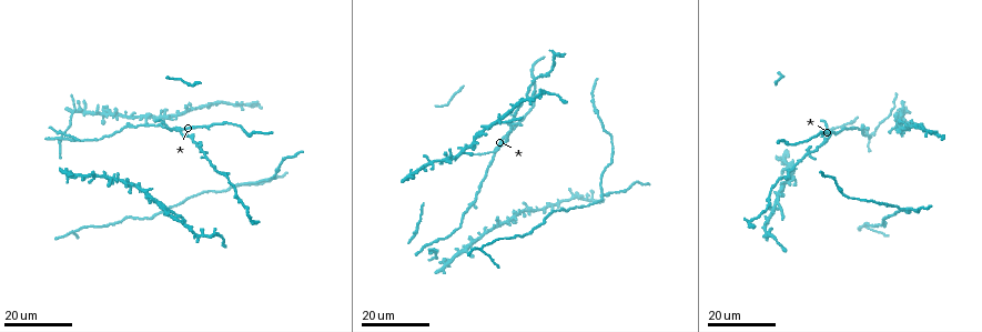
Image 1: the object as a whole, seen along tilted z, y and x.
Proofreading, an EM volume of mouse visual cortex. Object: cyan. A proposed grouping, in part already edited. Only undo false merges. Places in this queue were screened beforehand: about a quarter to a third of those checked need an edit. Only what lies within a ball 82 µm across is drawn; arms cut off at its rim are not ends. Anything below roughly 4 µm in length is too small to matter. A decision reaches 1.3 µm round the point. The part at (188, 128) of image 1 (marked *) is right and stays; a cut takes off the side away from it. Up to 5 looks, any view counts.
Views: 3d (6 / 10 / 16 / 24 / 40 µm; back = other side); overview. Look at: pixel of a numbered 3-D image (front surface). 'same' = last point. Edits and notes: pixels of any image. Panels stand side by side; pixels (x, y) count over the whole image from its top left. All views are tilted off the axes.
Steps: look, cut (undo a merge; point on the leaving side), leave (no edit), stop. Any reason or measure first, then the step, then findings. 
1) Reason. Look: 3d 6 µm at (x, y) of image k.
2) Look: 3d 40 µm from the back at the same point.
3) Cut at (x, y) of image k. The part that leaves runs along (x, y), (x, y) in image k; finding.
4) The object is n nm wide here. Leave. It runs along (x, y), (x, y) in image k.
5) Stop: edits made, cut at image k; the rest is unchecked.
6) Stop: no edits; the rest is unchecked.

Side arm on a straight run. Look: 3d 16 µm at (182, 132) of image 1.

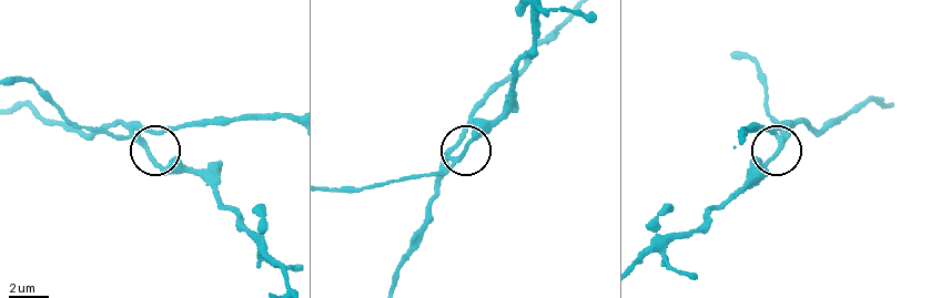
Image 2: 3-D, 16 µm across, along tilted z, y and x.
Zoom in. Look: 3d 6 µm at (454, 161) of image 2.

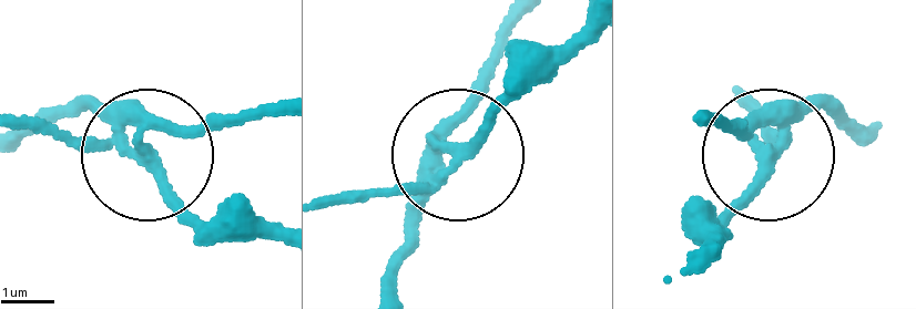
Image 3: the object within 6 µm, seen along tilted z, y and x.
Other side. Look: 3d 6 µm from the back at (769, 161) of image 3.

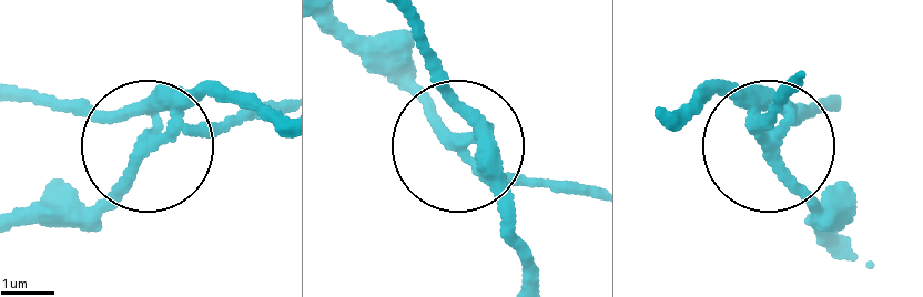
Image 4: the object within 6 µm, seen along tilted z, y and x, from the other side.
3 arms meet here. Cut at (125, 178) of image 4. The part that leaves runs along (171, 129), (100, 197), (10, 227) in image 4; two cells meet here.

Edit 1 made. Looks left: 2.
A fork. Look: 3d 16 µm at (602, 194) of image 1.

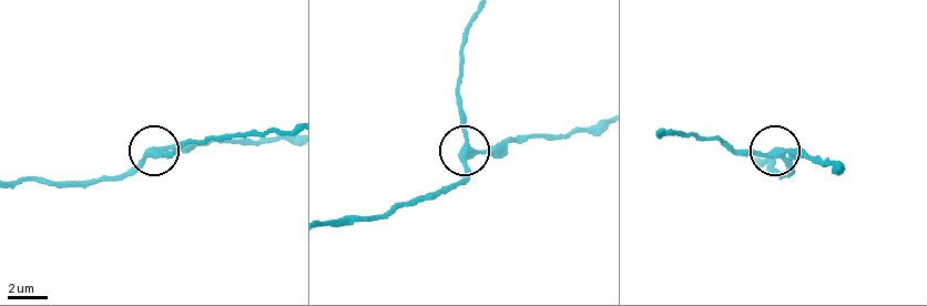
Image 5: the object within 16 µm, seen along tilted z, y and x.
Zoom in. Look: 3d 6 µm at (151, 153) of image 5.

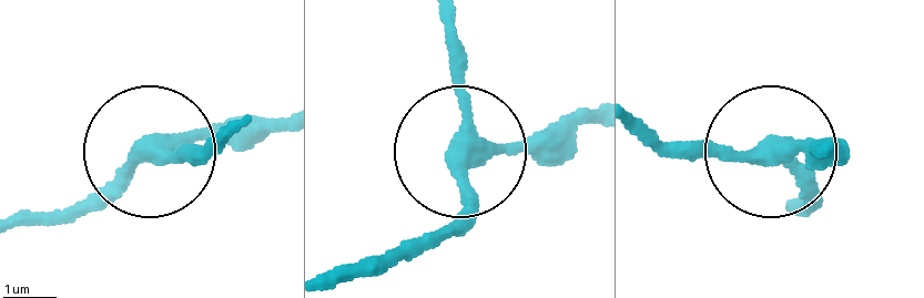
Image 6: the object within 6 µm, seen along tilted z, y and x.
The object is 300 nm wide here. Leave. It runs along (448, 17), (463, 146), (577, 140) in image 6; all the same cell.

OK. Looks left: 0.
Stop: edits made, cut at image 4; the rest is unchecked.

